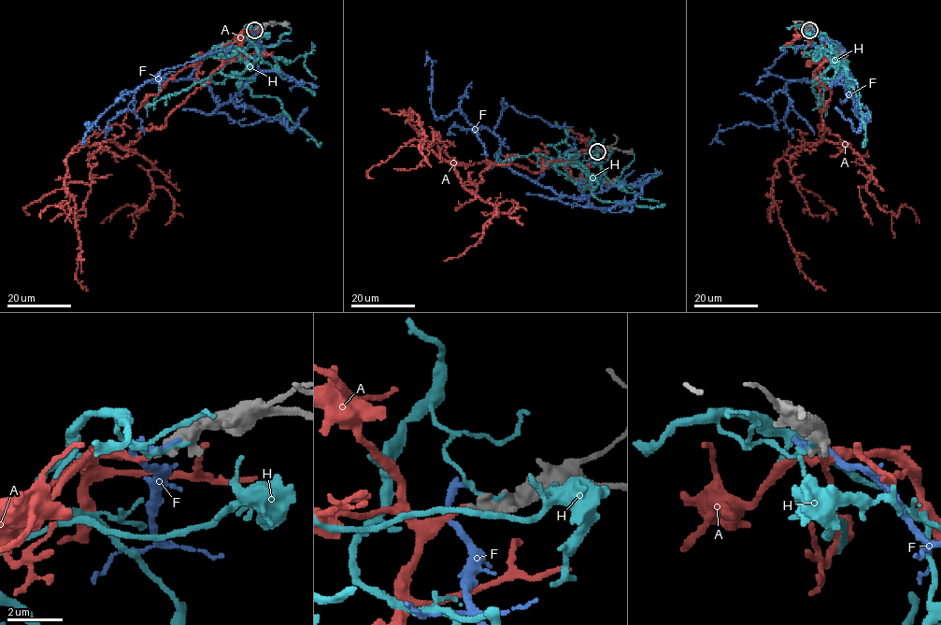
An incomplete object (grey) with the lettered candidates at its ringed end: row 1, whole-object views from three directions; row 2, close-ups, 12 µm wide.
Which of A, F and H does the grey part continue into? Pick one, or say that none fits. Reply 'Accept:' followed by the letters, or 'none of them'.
Accept: A

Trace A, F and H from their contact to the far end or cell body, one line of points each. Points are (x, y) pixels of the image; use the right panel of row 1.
A: (809, 30), (838, 54), (819, 67), (821, 130), (849, 144), (791, 148), (772, 195), (825, 291)
F: (808, 28), (840, 56), (855, 104), (840, 78), (791, 80), (767, 102), (775, 123), (720, 130), (724, 144)
H: (808, 28), (797, 26), (819, 35), (823, 47), (837, 48), (820, 78), (844, 79), (861, 96), (862, 143)

